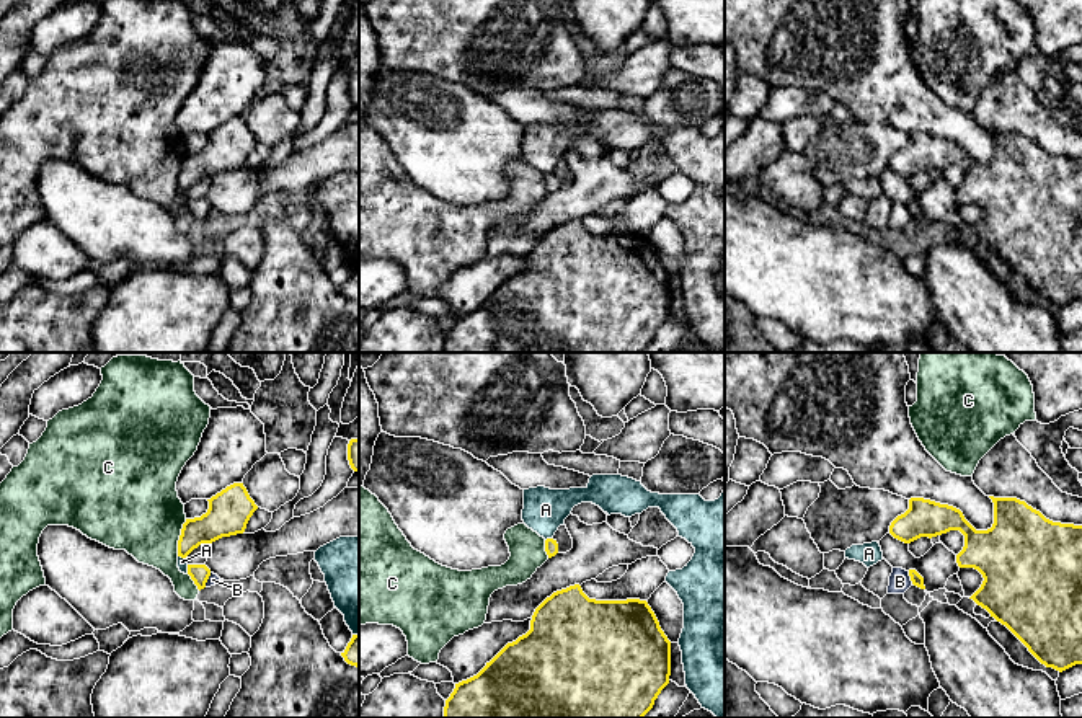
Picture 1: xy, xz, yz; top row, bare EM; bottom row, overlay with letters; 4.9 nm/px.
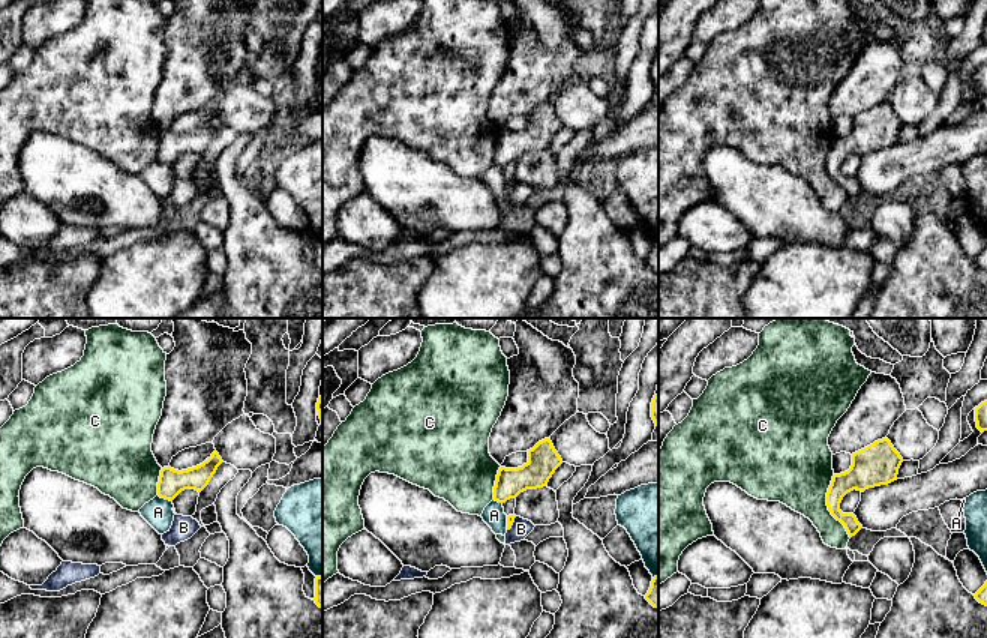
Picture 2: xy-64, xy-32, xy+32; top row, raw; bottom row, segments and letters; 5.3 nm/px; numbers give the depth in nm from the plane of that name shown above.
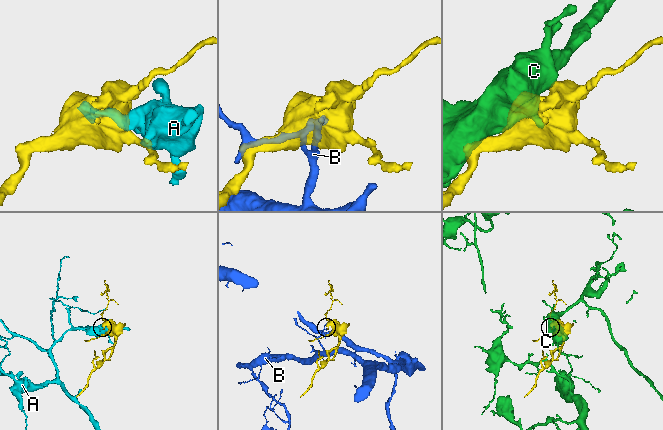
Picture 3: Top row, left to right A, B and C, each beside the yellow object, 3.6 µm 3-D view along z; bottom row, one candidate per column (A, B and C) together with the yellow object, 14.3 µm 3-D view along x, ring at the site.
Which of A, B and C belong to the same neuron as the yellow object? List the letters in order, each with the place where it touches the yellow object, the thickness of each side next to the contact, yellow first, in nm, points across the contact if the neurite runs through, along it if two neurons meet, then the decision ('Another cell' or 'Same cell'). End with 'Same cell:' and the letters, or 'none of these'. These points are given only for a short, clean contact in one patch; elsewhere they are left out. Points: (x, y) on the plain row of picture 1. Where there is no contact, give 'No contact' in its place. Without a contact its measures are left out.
A: Touches yellow at xz (549, 173). Thickness 60 nm (yellow) against 220 nm. Another cell
B: Touches yellow at yz (911, 212). Thickness 60 nm (yellow) against 110 nm. Boundary: yz (908, 206), (913, 217). Another cell
C: Touches yellow at xy (180, 172). Thickness 190 nm (yellow) against 420 nm. Another cell
Same cell: none of these

